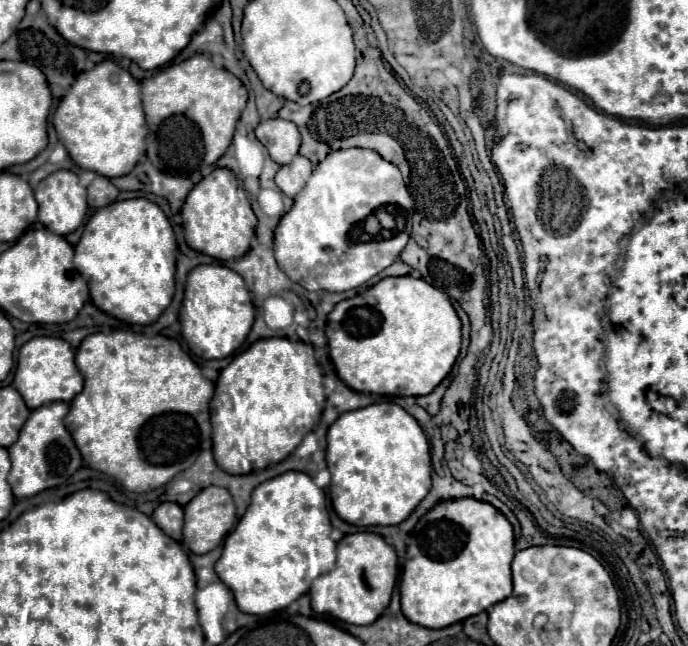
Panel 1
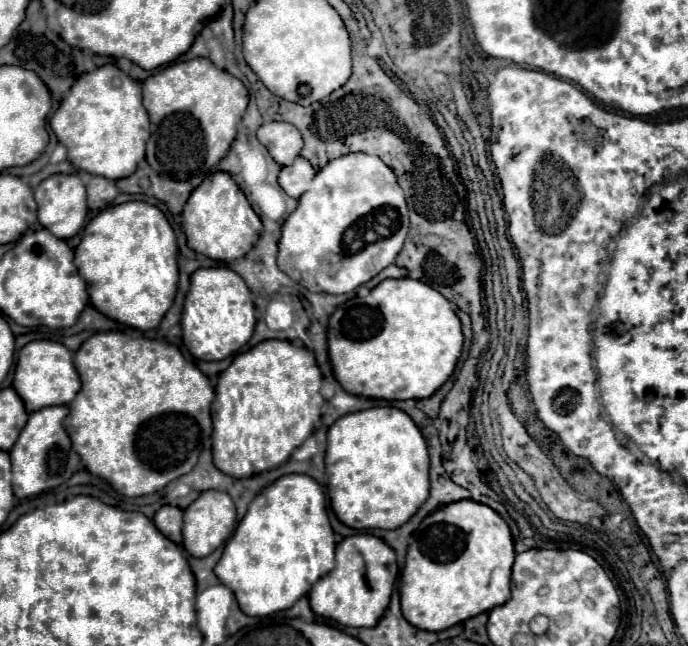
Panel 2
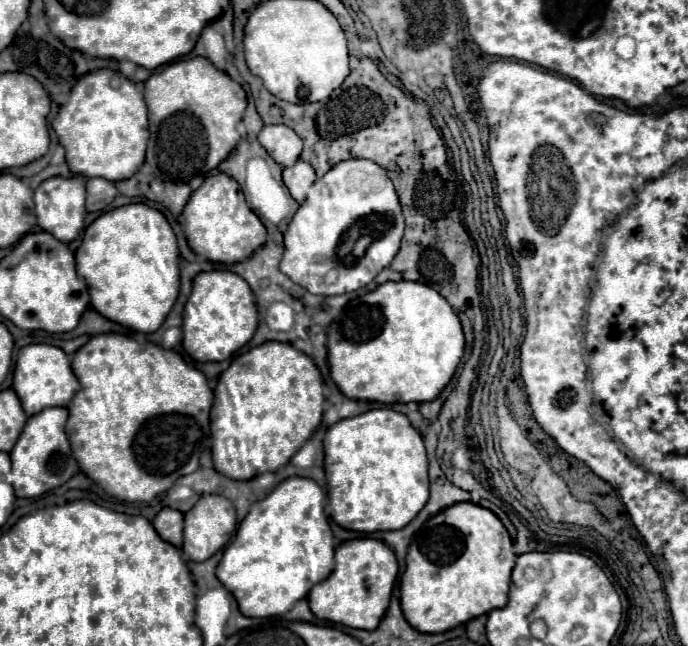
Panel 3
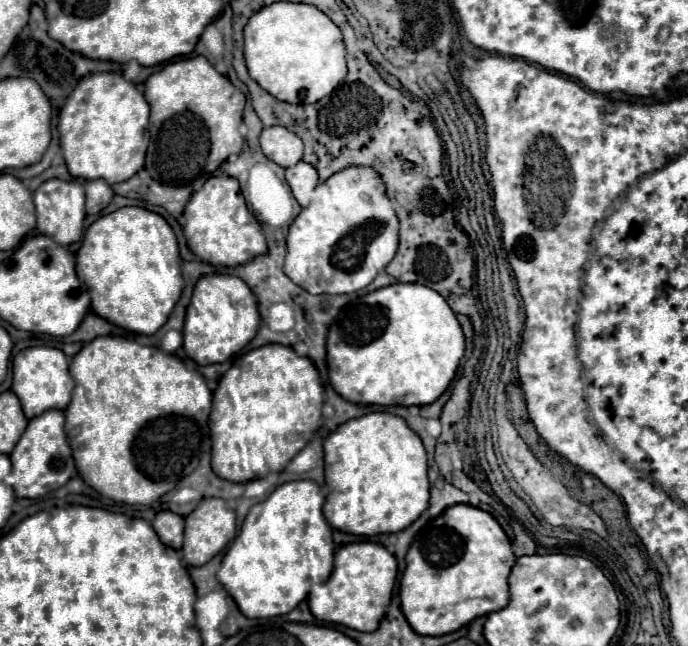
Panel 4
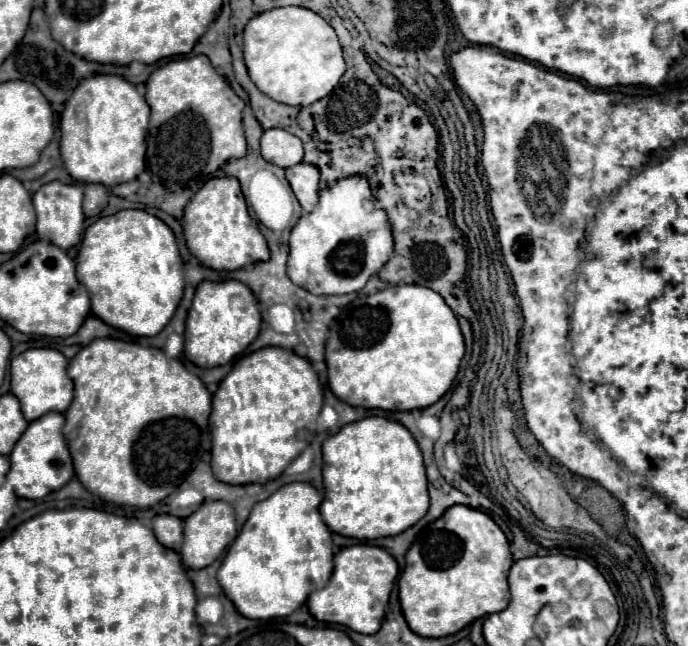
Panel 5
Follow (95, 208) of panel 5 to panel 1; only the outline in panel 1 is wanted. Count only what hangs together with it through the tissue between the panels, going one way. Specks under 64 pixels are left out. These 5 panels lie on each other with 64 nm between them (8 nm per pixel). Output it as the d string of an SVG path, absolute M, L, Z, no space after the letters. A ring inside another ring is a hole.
M96 176L92 184L88 186L88 206L90 208L102 208L116 200L118 188L104 176Z

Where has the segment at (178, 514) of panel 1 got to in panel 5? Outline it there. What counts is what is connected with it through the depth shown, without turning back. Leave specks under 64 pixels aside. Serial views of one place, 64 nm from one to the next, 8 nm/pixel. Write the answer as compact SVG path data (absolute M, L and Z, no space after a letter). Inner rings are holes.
M154 516L152 520L152 530L156 534L156 540L162 546L168 546L174 552L180 552L182 548L182 520L176 516Z

